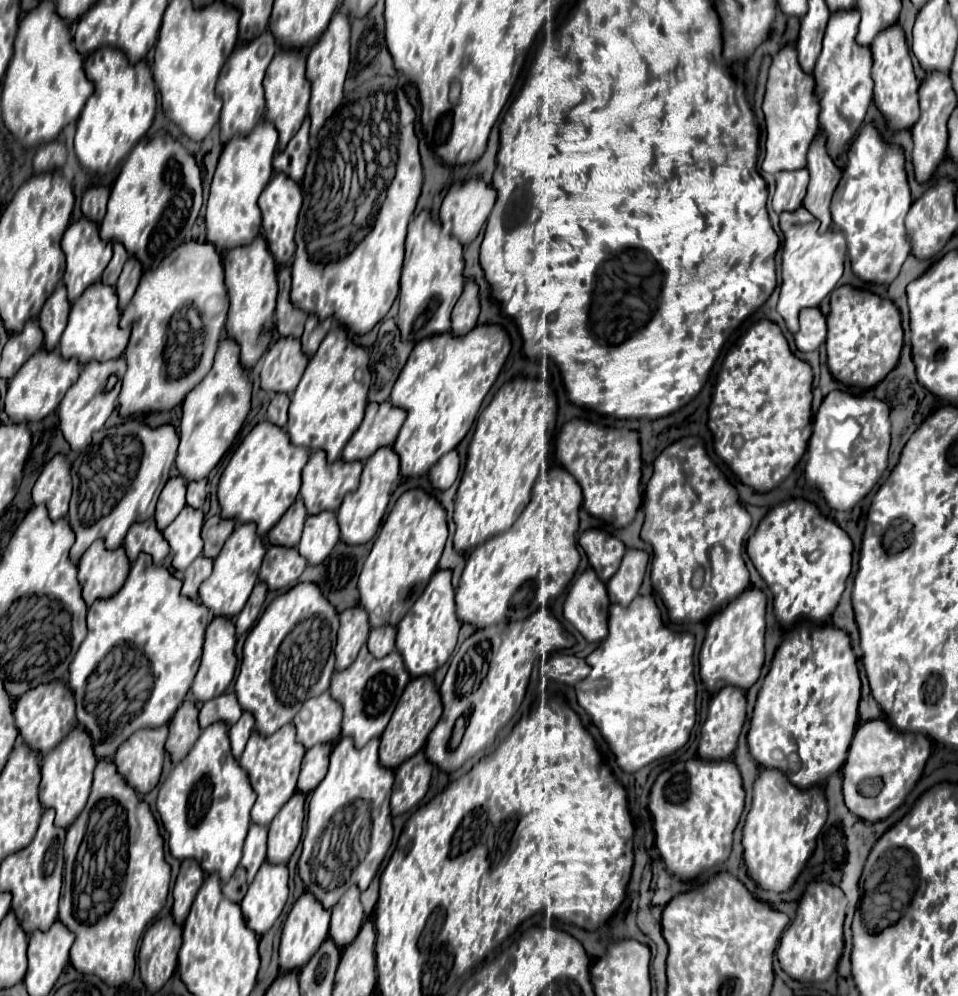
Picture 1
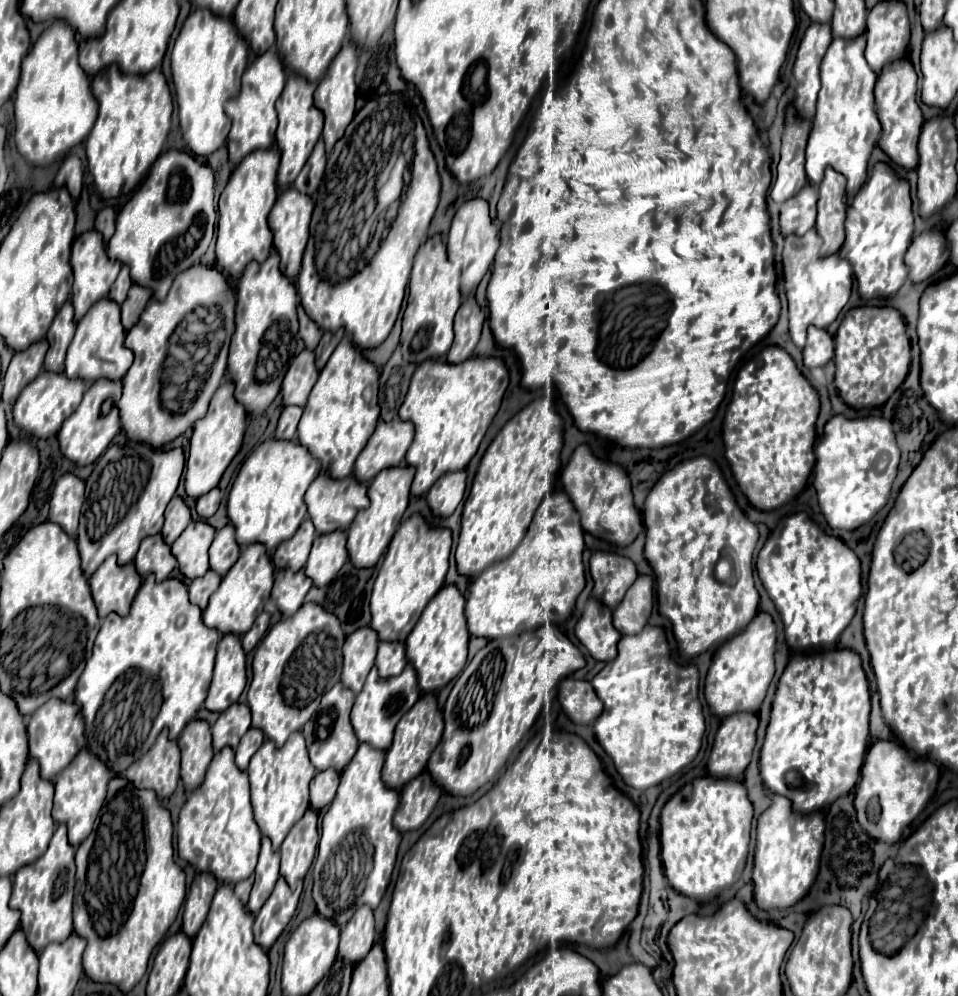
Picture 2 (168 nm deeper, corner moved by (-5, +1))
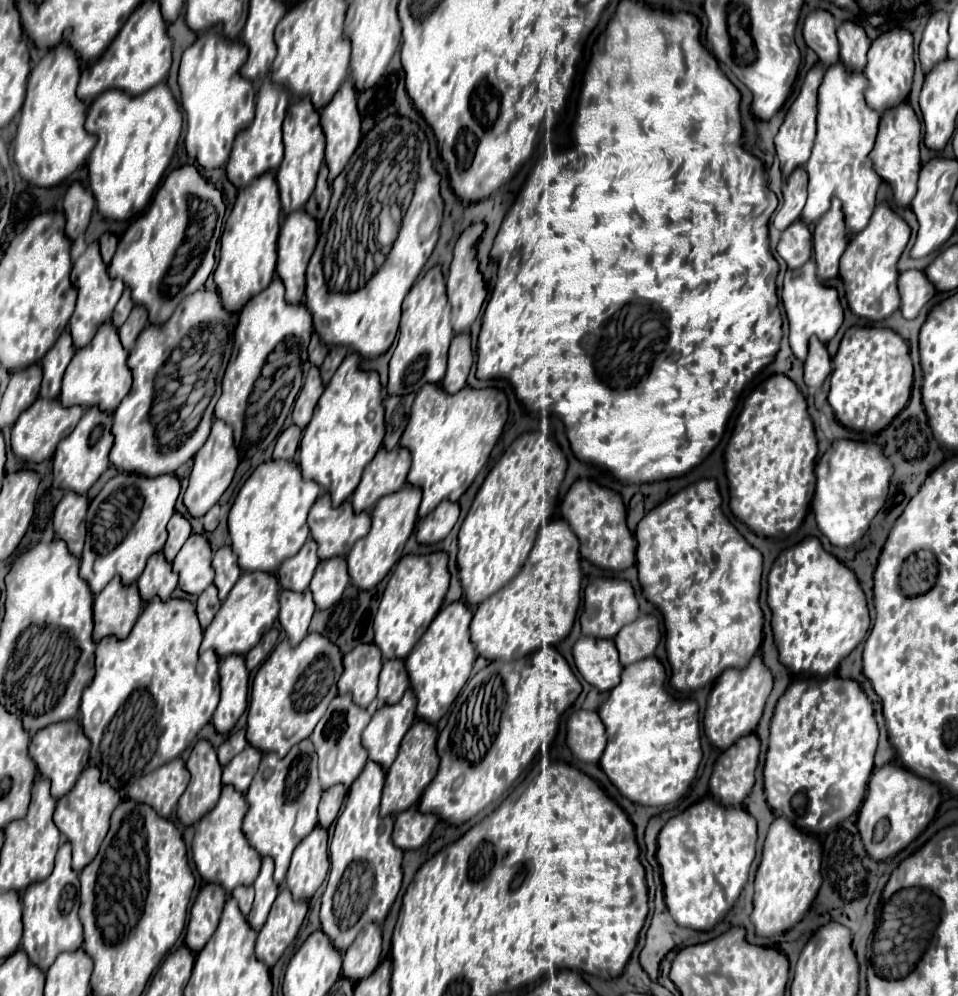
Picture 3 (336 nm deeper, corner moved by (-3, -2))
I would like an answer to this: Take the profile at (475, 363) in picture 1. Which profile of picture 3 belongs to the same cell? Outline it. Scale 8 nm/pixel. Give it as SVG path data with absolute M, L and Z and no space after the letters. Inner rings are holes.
M424 385L412 405L408 427L400 447L412 451L408 483L420 487L420 519L432 513L444 499L458 501L486 465L508 419L508 403L498 389L464 387L456 395L444 393L440 385Z

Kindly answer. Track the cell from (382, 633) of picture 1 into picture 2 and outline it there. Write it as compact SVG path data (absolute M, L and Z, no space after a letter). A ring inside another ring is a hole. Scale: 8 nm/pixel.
M380 642L378 644L376 668L378 668L382 678L400 674L404 664L406 664L406 656L404 656L404 644L402 642Z

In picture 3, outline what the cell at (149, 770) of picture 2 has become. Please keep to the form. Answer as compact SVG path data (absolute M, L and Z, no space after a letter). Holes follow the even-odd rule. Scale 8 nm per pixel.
M176 757L168 761L168 765L162 765L160 769L132 783L128 787L128 797L132 801L152 805L160 817L168 819L176 809L184 789L188 787L188 781L190 773L184 765L184 759Z

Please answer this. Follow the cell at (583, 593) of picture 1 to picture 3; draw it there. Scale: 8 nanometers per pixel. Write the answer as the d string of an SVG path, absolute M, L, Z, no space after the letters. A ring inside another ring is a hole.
M582 637L574 645L574 663L582 677L600 693L608 693L620 683L622 665L618 661L616 645L610 639Z

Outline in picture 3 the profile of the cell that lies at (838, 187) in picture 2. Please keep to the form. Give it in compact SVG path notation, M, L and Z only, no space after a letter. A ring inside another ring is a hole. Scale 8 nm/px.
M834 199L830 211L816 223L814 231L814 261L820 283L828 283L838 277L838 263L848 245L846 233L840 201Z

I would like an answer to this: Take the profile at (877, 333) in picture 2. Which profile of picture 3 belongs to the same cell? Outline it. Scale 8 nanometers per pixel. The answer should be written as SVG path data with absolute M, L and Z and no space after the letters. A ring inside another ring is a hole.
M852 327L846 331L834 357L828 403L846 429L878 435L908 403L912 373L908 345L898 333L880 327Z

